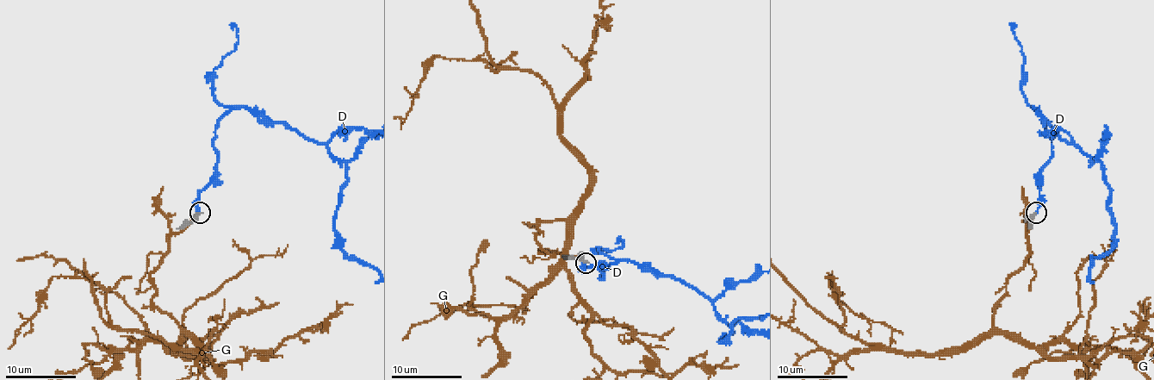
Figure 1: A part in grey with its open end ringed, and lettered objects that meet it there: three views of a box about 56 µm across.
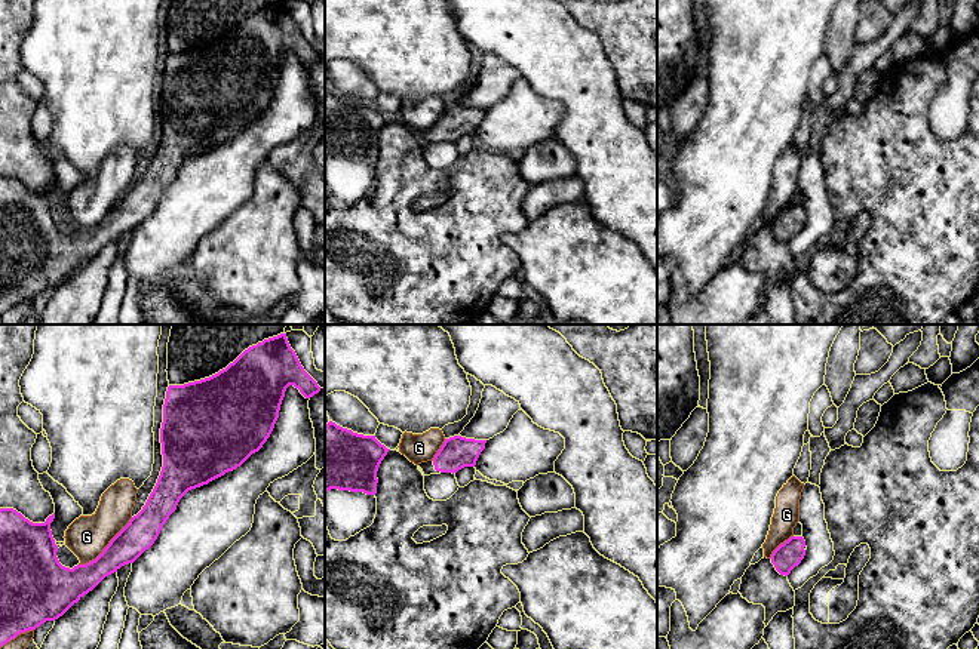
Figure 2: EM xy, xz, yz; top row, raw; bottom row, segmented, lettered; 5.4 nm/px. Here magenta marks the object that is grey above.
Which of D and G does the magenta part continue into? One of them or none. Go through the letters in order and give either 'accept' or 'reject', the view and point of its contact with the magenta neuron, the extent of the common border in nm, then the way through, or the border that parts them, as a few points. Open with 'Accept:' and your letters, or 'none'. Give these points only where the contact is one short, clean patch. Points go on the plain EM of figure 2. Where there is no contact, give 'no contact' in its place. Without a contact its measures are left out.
Accept: none
D: reject; no contact
G: reject; contact xy (107, 214); length 400 nm

